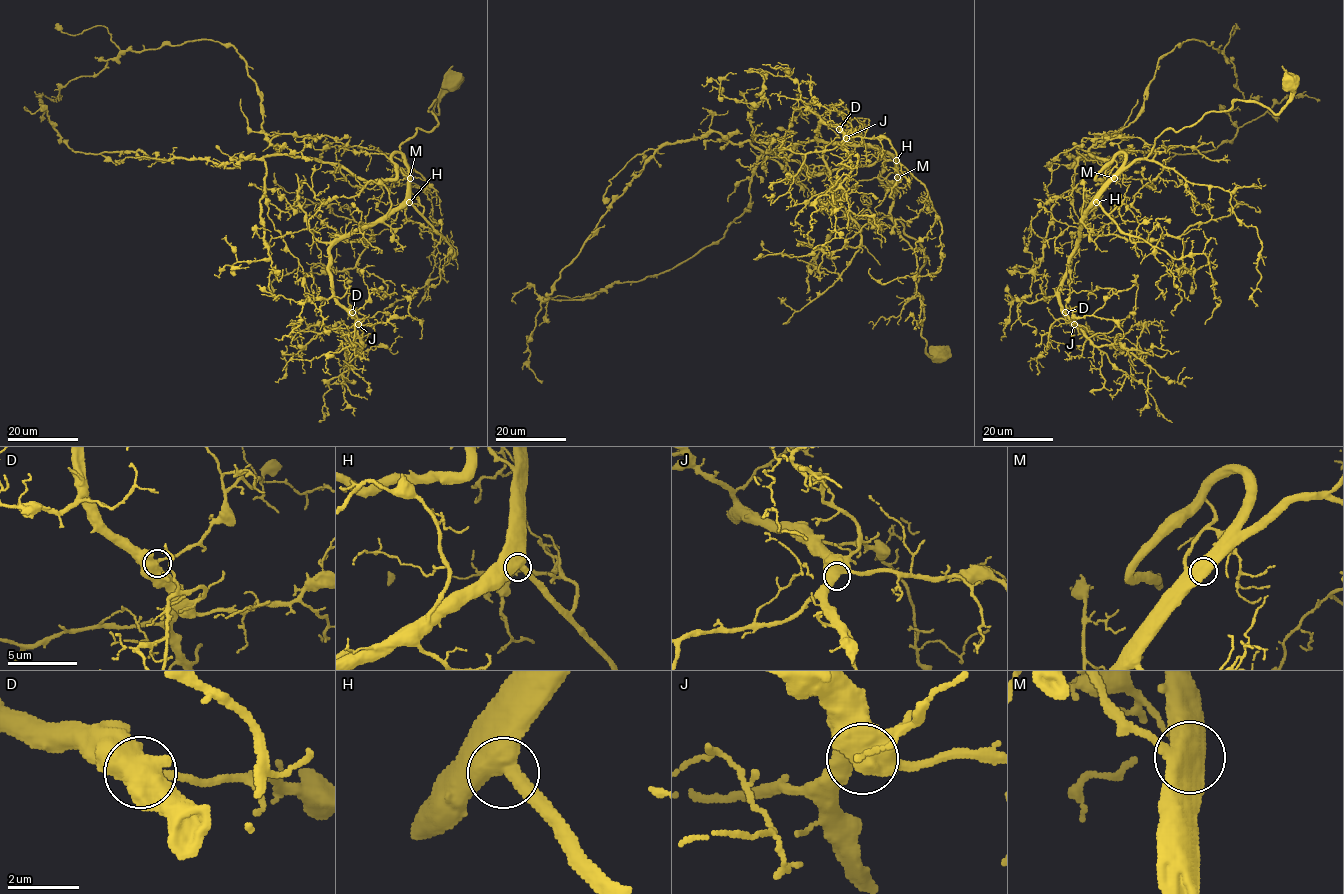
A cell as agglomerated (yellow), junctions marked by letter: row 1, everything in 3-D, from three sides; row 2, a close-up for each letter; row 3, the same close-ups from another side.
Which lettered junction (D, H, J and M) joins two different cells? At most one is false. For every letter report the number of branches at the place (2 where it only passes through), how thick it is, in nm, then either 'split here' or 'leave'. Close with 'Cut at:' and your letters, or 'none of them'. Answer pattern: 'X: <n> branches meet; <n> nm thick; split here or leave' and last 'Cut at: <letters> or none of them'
D: 2 branches meet; 550 nm thick; leave
H: 2 branches meet; 650 nm thick; leave
J: 2 branches meet; 600 nm thick; leave
M: 2 branches meet; 700 nm thick; leave
Cut at: none of them

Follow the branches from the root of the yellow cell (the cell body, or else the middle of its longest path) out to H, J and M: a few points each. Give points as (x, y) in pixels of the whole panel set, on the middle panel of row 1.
H: (938, 354), (926, 354), (921, 335), (916, 285), (924, 249), (887, 216), (896, 160)
J: (938, 354), (921, 335), (924, 249), (887, 216), (896, 161), (816, 131), (829, 123), (846, 138)
M: (938, 354), (926, 354), (921, 335), (924, 309), (916, 285), (924, 249), (898, 220), (887, 216), (897, 177)

